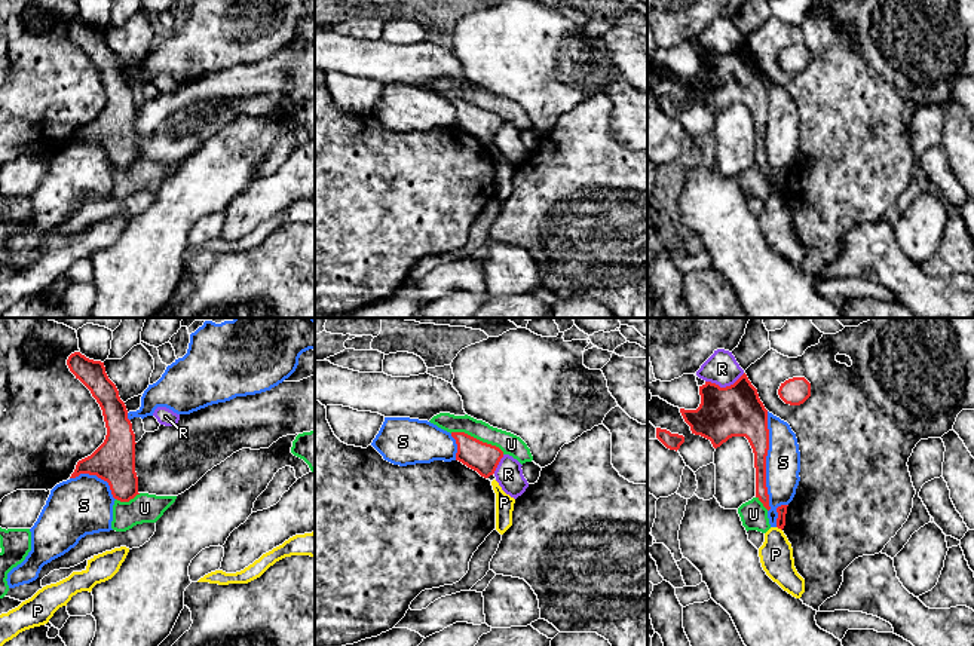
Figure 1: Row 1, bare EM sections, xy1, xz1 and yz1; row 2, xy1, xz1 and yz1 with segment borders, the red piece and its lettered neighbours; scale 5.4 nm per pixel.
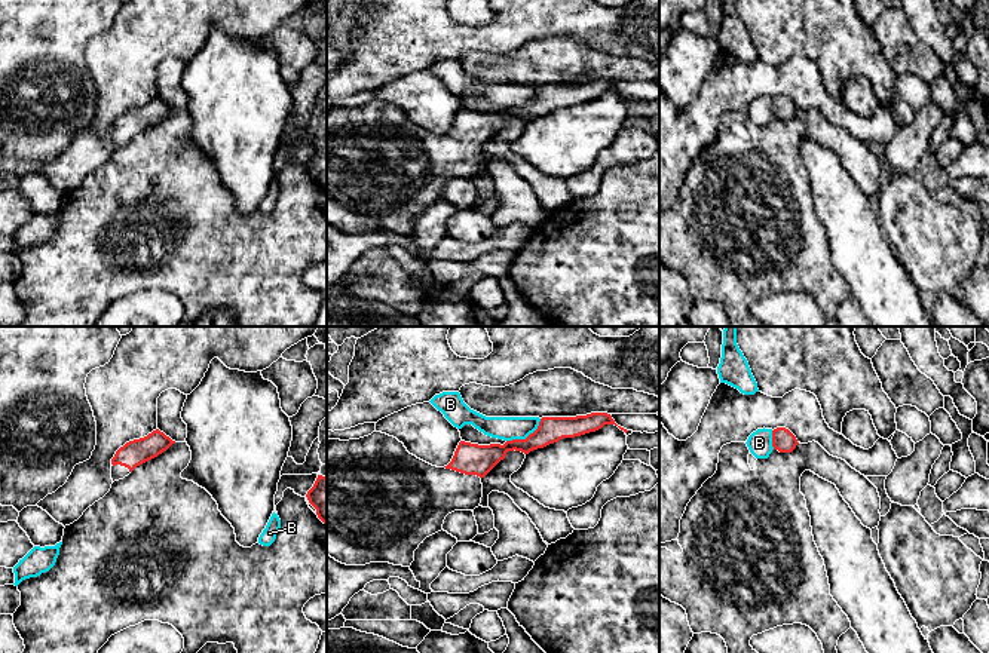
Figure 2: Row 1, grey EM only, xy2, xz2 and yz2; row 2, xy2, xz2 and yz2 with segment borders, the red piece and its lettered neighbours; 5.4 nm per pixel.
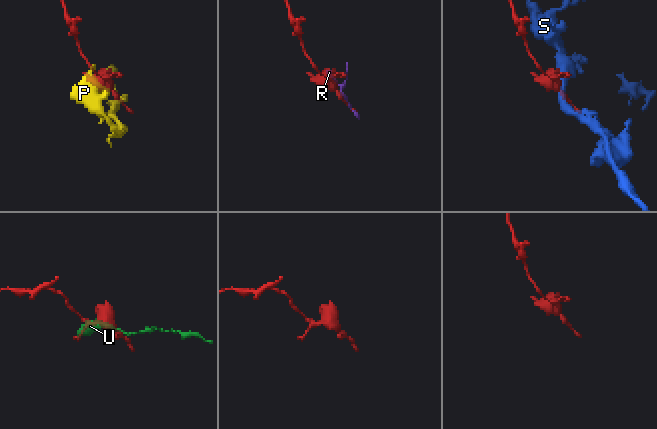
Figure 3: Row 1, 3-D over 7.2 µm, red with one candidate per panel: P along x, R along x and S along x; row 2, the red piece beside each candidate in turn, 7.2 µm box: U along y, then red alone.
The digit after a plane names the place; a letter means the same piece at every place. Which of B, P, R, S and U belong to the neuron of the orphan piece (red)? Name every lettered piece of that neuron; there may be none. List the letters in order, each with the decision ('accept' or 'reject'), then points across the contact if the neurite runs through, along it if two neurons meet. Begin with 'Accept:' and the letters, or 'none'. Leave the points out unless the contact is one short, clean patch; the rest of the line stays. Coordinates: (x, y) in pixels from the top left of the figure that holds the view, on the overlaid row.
Accept: none
B: reject
P: reject; border yz1 (777, 526), (781, 530)
R: reject
S: reject
U: reject; border xz1 (450, 432), (466, 432), (495, 444), (504, 453)

